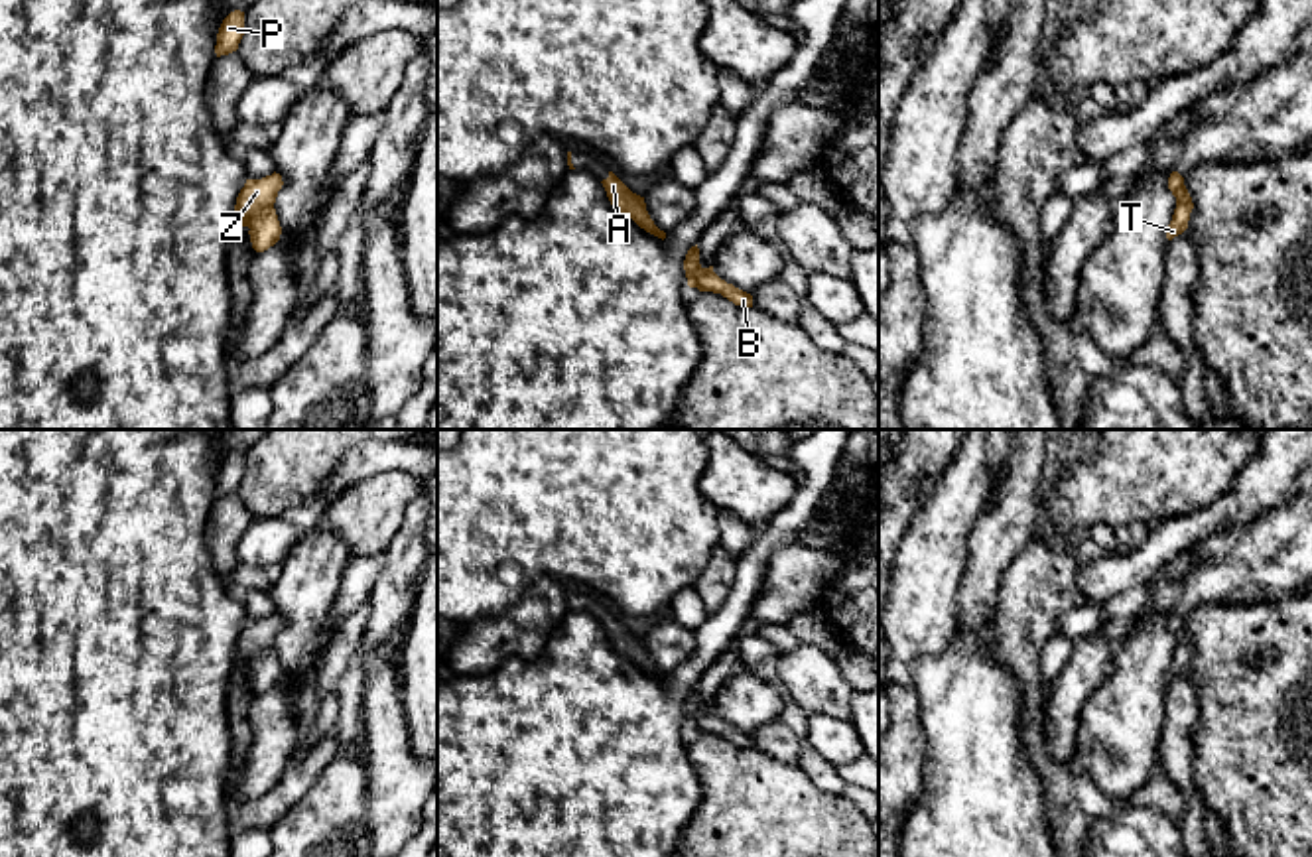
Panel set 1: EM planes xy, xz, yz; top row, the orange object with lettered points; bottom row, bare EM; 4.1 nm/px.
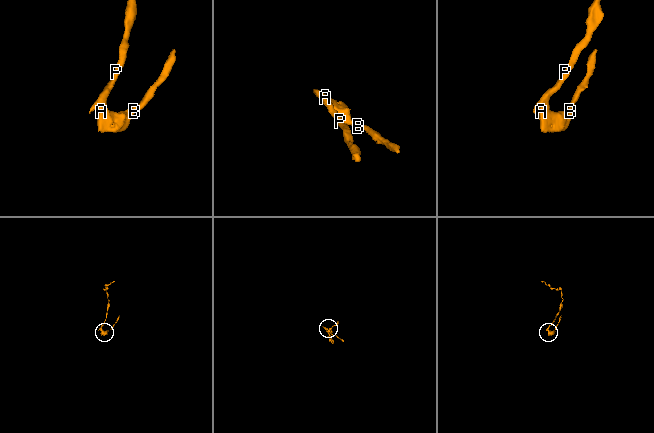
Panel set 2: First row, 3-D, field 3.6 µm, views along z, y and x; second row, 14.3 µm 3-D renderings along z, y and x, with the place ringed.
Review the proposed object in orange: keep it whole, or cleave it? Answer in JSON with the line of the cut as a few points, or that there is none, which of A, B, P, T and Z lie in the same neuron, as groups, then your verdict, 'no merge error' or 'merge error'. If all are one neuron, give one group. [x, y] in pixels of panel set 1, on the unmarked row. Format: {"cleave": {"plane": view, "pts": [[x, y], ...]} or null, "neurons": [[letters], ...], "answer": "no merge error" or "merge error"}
{"cleave": null, "neurons": [["A", "B", "P", "T", "Z"]], "answer": "no merge error"}

